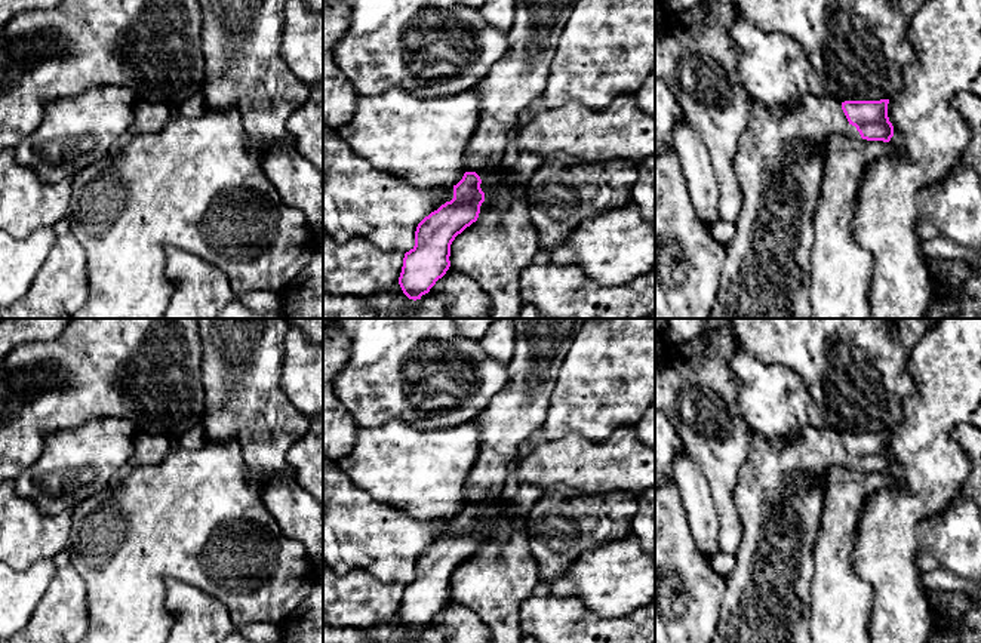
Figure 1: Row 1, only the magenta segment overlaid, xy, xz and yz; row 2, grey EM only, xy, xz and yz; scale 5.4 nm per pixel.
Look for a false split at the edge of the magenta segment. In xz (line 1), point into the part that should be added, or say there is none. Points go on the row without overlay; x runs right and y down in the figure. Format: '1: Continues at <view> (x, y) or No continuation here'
1: Continues at xz (519, 409)

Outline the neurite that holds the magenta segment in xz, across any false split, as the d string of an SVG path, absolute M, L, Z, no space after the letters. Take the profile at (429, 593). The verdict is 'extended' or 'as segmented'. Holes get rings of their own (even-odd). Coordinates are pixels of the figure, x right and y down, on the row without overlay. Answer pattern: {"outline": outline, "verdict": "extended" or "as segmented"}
{"outline": "M516 319L514 356L505 364L507 382L474 416L480 425L480 452L467 479L465 505L453 517L453 530L425 548L416 559L415 578L405 585L399 616L409 631L421 631L450 599L450 576L477 553L485 524L480 502L495 499L507 486L507 468L519 461L528 439L547 421L550 397L571 342L587 319Z", "verdict": "extended"}

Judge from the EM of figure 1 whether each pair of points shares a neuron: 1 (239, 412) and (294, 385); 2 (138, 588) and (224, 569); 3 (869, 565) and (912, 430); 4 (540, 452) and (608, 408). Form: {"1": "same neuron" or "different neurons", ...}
{"1": "different neurons", "2": "same neuron", "3": "same neuron", "4": "different neurons"}

